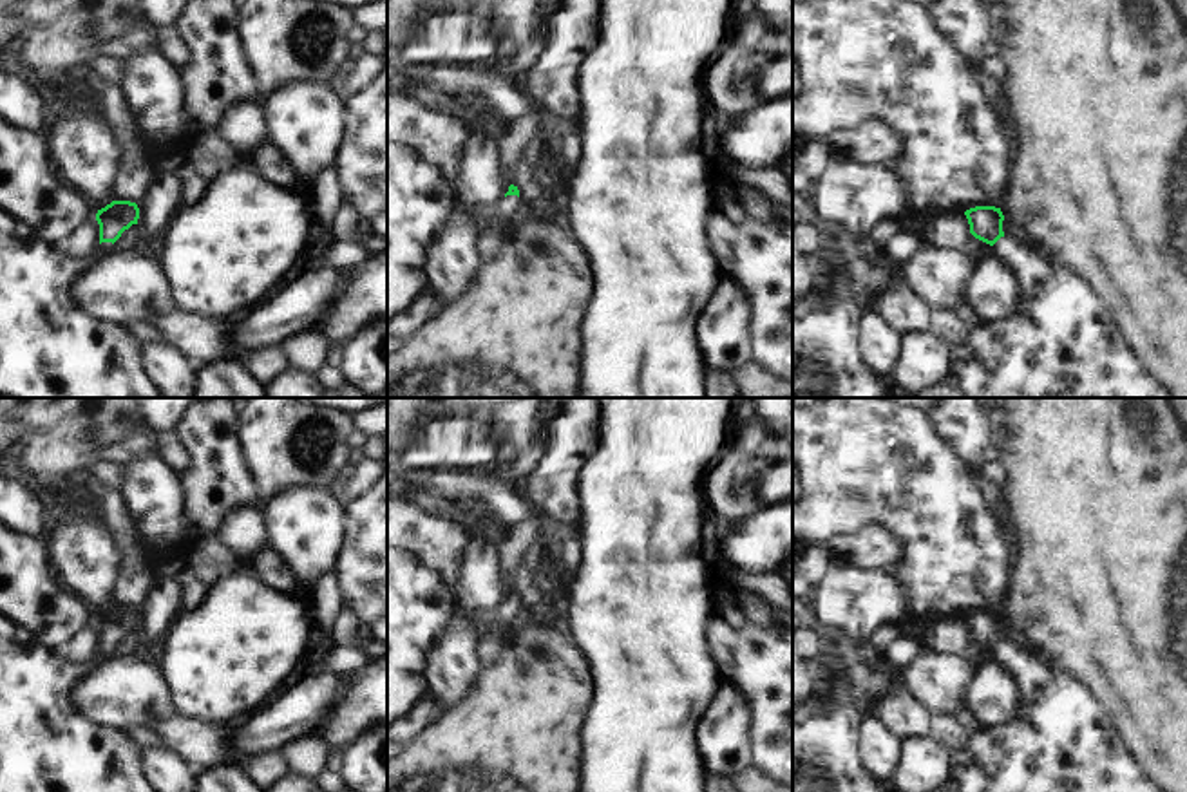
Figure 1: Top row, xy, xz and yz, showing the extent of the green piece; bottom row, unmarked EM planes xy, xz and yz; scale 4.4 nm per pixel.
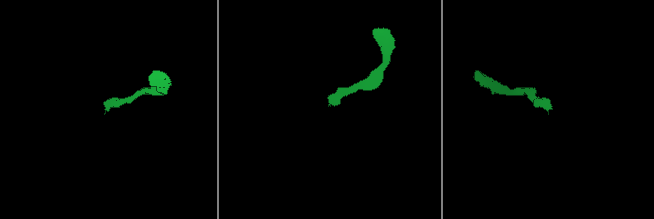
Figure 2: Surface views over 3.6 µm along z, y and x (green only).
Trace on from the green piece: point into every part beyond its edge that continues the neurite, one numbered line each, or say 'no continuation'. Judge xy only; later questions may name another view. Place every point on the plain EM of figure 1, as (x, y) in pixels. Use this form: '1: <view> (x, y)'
1: xy (47, 744)

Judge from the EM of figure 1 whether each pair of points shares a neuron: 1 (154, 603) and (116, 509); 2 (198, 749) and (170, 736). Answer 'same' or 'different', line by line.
1: different
2: same

